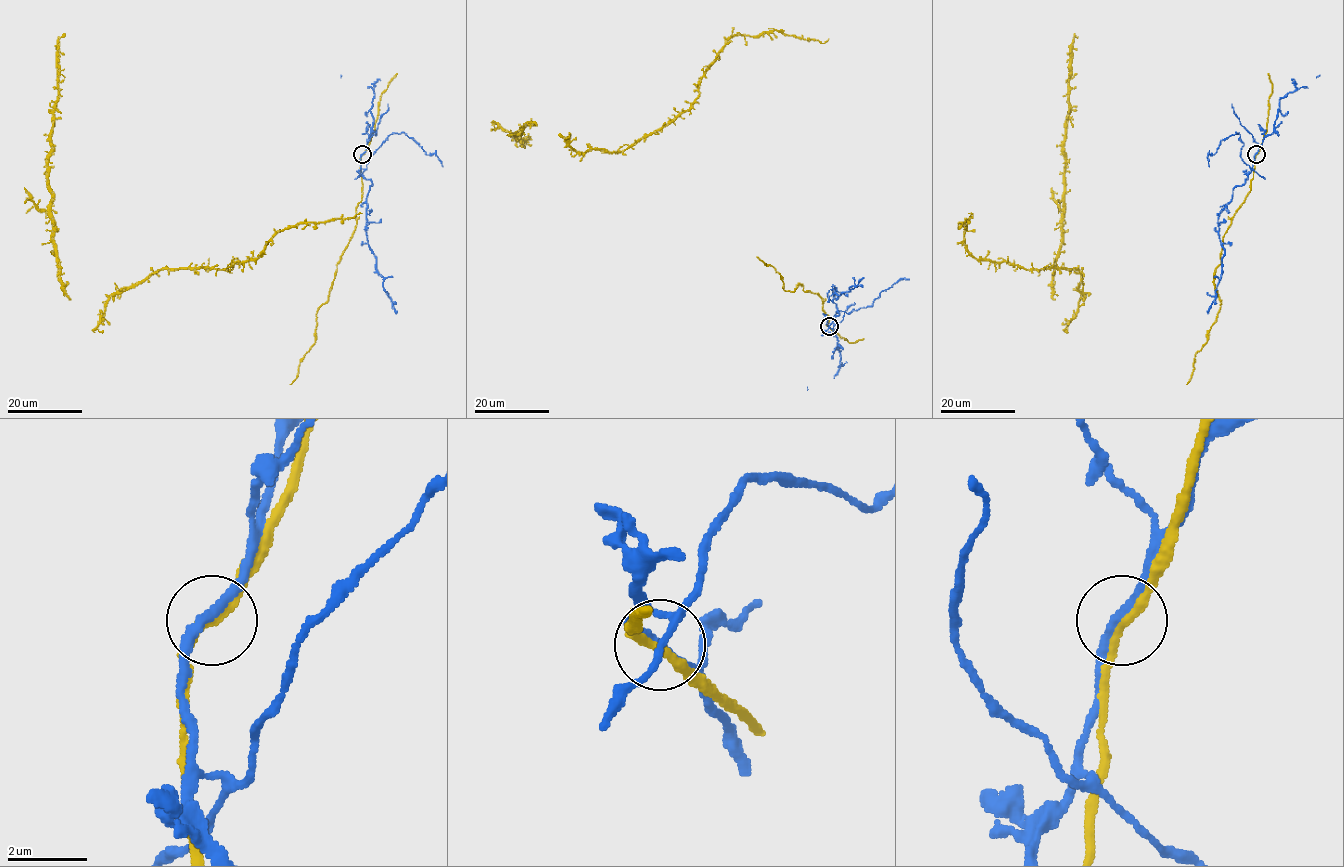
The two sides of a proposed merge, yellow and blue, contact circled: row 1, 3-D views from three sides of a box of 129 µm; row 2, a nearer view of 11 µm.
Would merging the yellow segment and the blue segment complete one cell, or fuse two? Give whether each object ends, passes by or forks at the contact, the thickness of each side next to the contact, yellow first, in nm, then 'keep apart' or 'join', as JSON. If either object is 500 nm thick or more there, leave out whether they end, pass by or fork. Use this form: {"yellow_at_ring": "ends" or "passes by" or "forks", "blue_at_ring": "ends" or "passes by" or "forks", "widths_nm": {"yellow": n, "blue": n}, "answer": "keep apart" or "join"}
{"yellow_at_ring": "passes by", "blue_at_ring": "passes by", "widths_nm": {"yellow": 240, "blue": 220}, "answer": "keep apart"}

